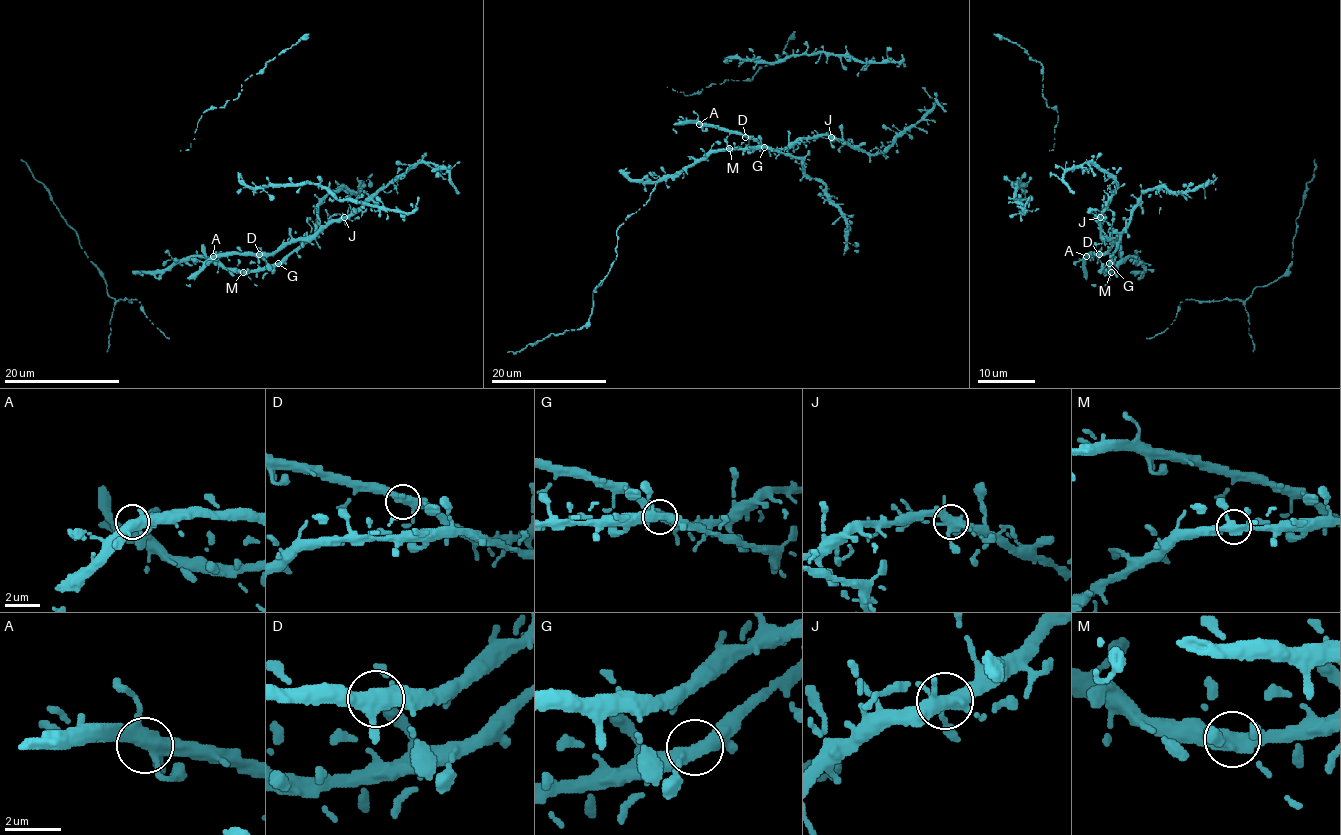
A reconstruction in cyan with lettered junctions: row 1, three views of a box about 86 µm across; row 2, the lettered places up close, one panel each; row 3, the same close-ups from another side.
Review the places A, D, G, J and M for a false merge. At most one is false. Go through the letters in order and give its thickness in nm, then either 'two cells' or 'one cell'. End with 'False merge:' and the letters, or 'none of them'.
A: 380 nm | one cell
D: 400 nm | one cell
G: 400 nm | one cell
J: 420 nm | one cell
M: 400 nm | one cell
False merge: none of them

